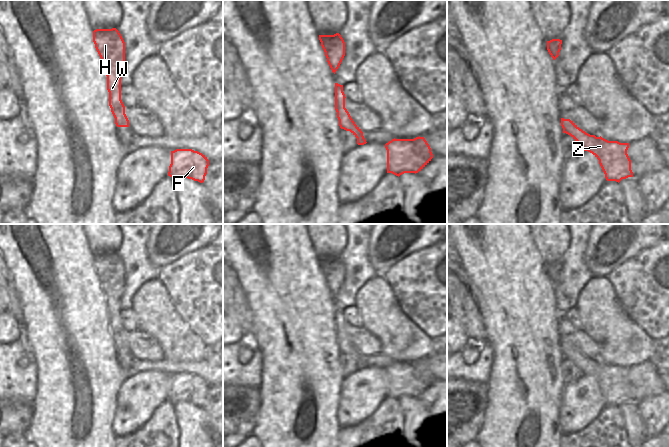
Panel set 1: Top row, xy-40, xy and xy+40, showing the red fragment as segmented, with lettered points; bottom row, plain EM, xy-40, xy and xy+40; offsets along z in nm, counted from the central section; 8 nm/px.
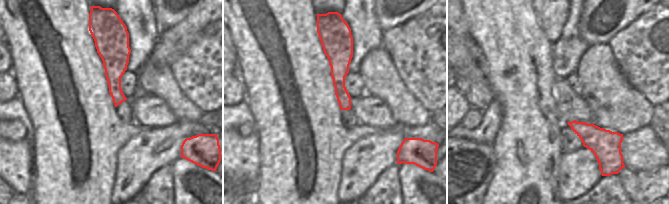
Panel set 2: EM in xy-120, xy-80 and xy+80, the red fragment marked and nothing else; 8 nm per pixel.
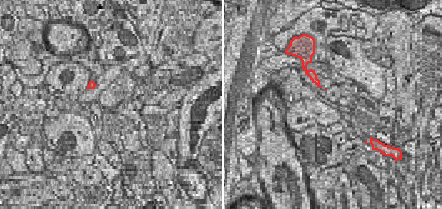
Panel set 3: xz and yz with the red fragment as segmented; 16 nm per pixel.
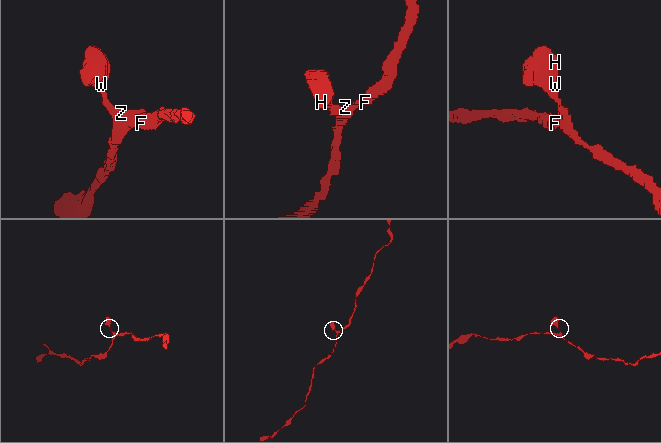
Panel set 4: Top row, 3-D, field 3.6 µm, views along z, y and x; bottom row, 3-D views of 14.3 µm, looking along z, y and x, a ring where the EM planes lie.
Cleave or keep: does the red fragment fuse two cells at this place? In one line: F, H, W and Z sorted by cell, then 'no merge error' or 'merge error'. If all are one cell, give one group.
groups F H W Z; no merge error

